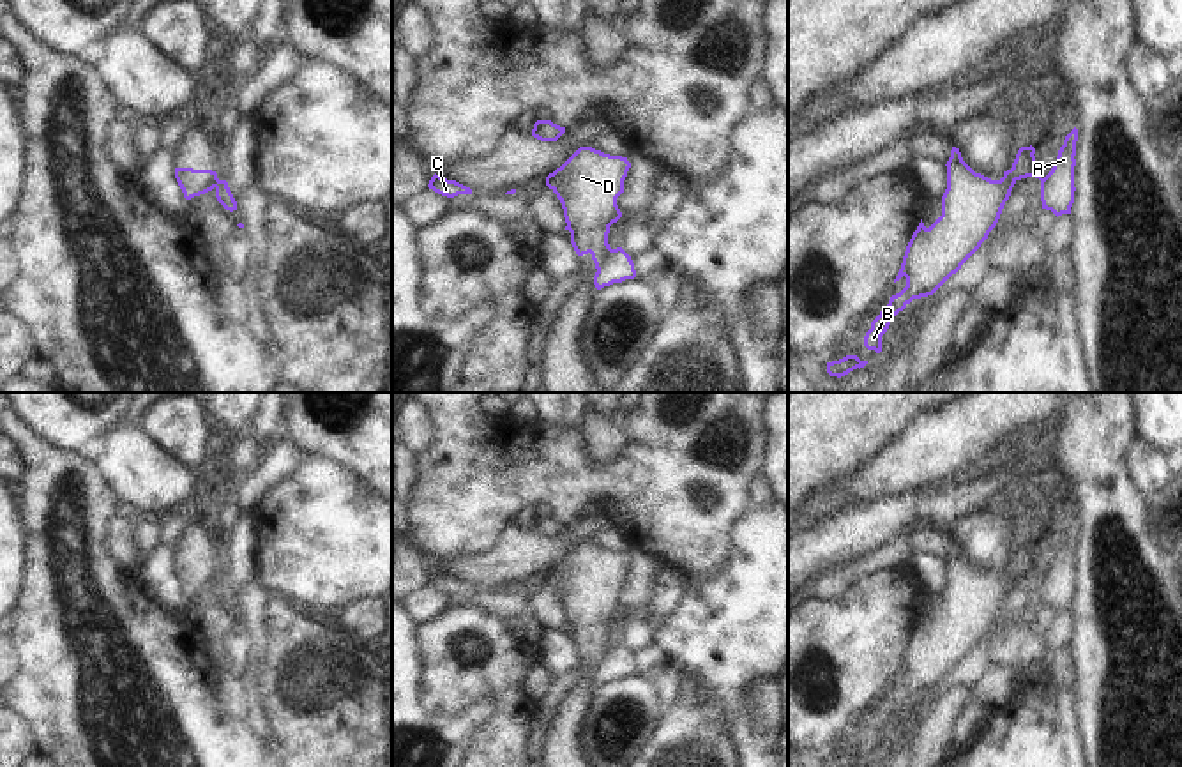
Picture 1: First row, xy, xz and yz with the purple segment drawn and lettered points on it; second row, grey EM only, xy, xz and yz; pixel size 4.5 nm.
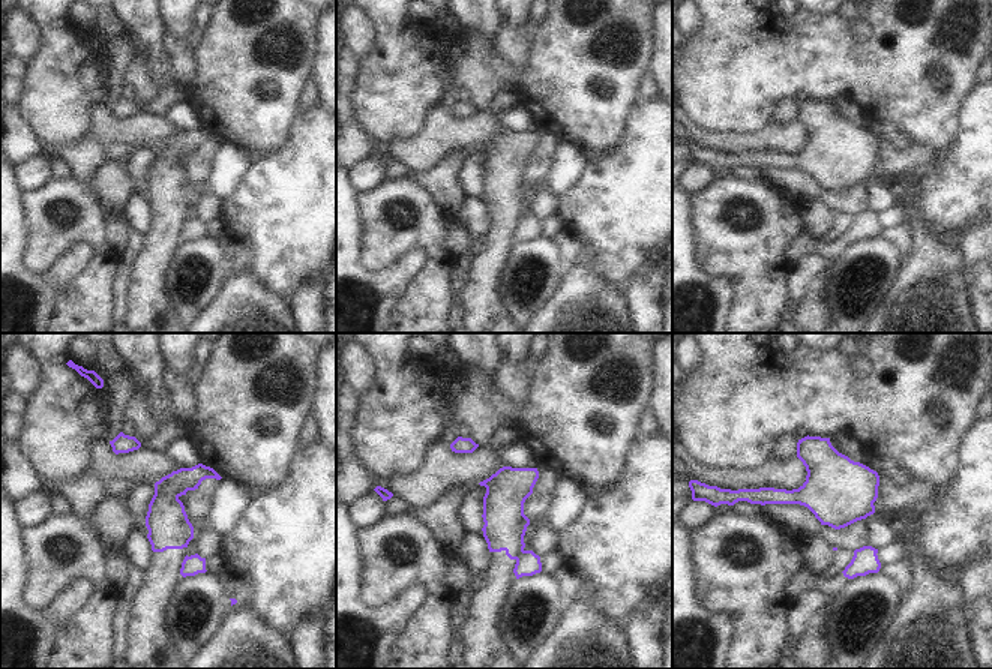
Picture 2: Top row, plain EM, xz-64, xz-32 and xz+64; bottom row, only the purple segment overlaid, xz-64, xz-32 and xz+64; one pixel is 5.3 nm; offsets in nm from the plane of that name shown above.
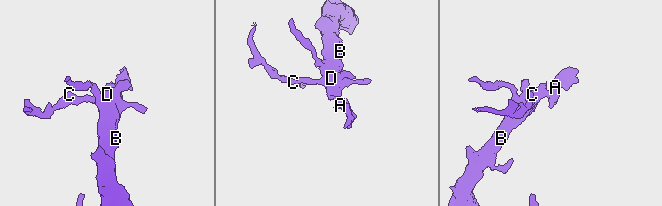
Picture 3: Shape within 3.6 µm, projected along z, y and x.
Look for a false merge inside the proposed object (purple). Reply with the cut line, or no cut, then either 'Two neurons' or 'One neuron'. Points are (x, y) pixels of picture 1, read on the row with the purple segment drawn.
Split along xz (612, 250), (598, 269). Two neurons

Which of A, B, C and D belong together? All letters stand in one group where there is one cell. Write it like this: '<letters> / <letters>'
A / B C D

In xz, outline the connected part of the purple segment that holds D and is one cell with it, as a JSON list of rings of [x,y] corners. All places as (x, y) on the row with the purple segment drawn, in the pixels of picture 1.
[[[580,147],[546,177],[546,186],[562,203],[576,254],[590,253],[595,269],[601,269],[611,253],[608,233],[622,217],[617,198],[624,193],[629,168],[627,157]]]

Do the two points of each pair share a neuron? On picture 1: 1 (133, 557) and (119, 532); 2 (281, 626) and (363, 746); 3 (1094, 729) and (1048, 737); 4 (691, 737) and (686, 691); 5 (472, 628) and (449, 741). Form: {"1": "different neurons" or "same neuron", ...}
{"1": "same neuron", "2": "same neuron", "3": "different neurons", "4": "same neuron", "5": "different neurons"}

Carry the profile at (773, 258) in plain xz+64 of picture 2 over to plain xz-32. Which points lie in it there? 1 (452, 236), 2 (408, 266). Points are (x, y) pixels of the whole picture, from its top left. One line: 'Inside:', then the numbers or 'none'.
Inside: none

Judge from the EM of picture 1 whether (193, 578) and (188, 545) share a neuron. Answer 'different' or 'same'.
same

